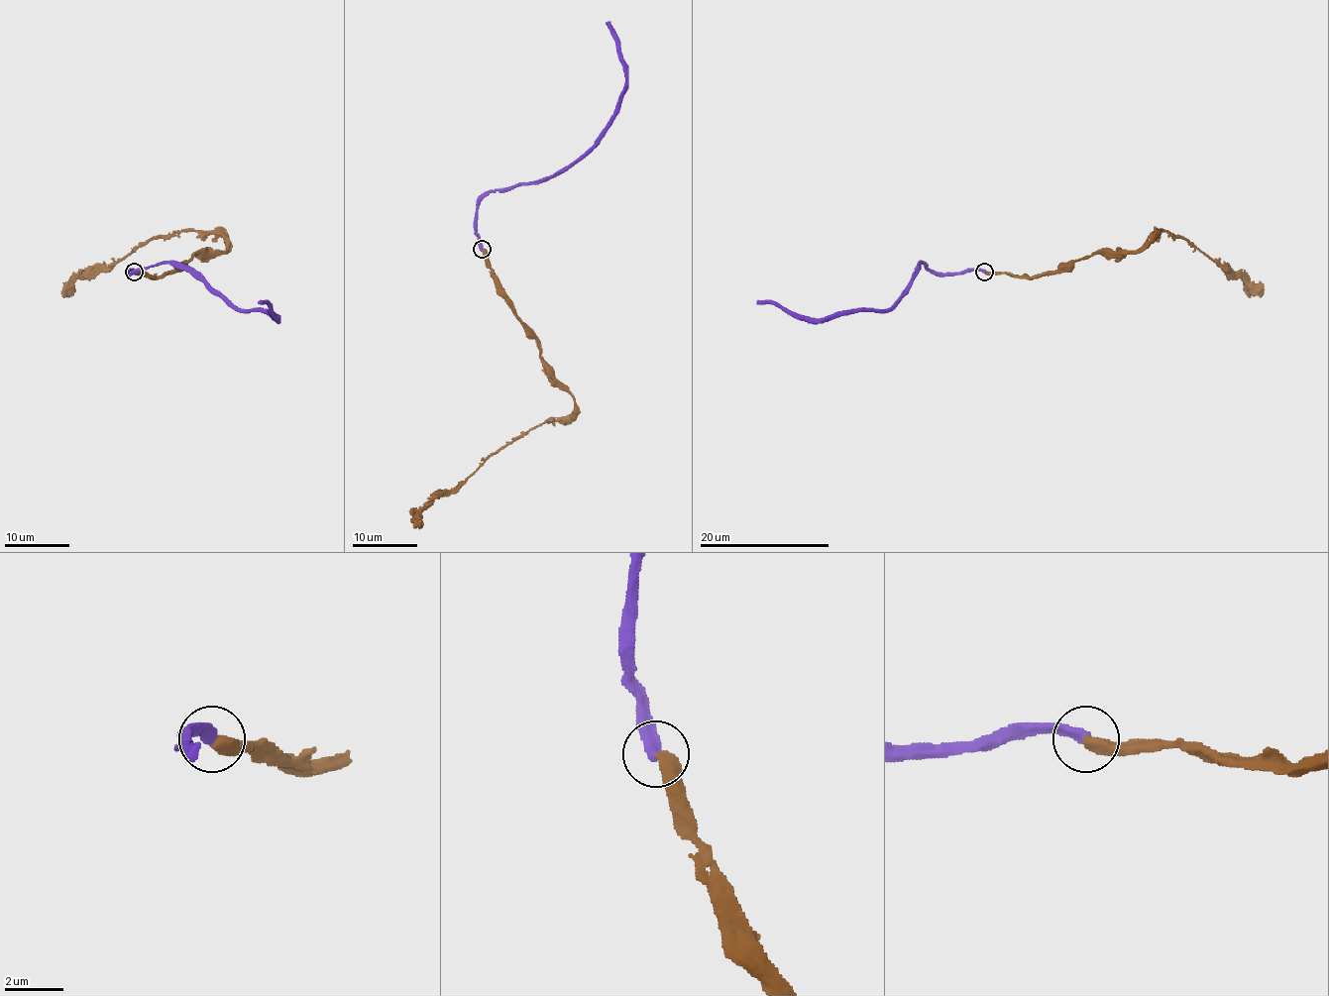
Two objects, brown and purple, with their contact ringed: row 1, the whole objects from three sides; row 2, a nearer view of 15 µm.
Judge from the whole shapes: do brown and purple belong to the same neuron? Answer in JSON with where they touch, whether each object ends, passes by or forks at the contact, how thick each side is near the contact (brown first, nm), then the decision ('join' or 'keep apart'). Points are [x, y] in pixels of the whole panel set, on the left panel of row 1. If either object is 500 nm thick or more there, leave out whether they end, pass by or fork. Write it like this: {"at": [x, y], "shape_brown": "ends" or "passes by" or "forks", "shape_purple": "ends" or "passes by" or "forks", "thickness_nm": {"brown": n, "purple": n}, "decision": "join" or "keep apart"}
{"at": [134, 272], "shape_brown": "ends", "shape_purple": "ends", "thickness_nm": {"brown": 480, "purple": 400}, "decision": "keep apart"}

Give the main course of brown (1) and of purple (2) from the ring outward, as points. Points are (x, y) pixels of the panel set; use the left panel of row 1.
1: (134, 271), (176, 273), (195, 253), (223, 253), (227, 240), (187, 230), (154, 235), (95, 265), (65, 293)
2: (134, 271), (162, 263), (191, 266), (236, 308), (266, 311), (276, 320), (266, 303), (258, 302)

